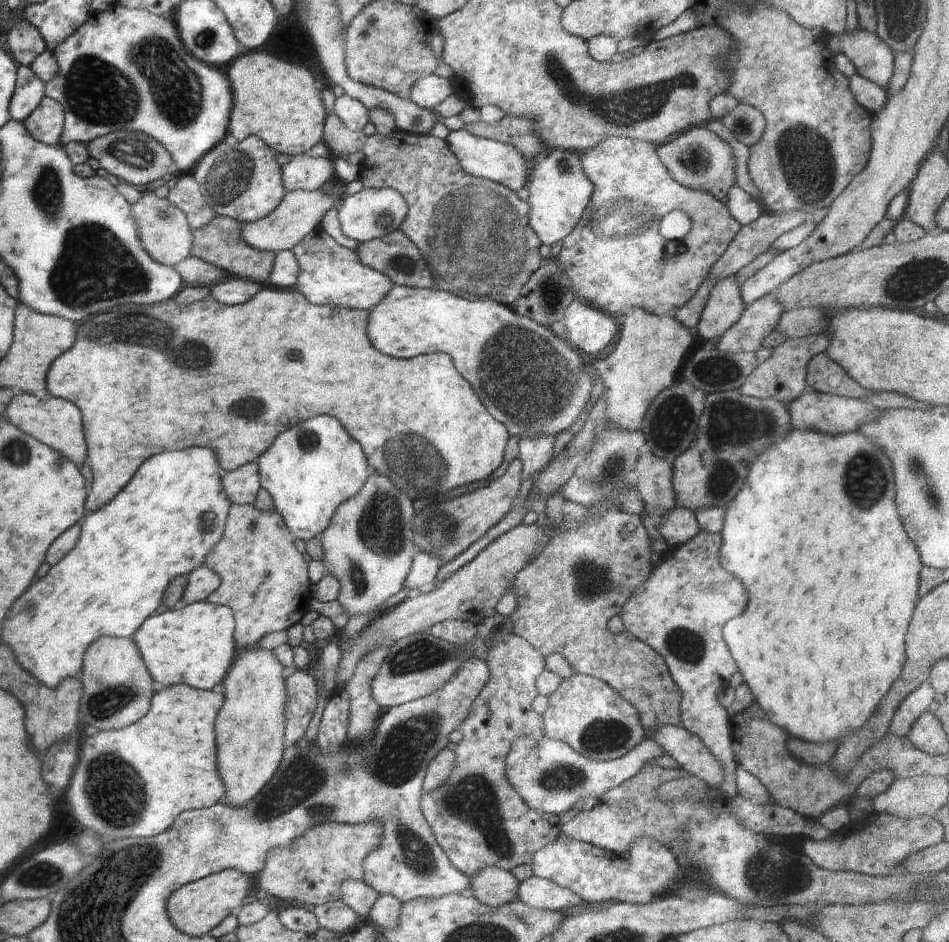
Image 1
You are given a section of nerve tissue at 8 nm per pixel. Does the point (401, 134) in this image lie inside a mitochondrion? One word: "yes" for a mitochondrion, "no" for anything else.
no

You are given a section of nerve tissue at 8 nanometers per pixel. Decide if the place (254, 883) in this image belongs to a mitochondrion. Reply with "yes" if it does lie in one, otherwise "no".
no

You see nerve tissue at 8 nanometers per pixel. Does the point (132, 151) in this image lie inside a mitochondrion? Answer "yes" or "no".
yes

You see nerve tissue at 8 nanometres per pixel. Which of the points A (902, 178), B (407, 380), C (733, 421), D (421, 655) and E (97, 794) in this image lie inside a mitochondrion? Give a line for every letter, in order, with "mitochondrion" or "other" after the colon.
A: other
B: other
C: mitochondrion
D: mitochondrion
E: mitochondrion

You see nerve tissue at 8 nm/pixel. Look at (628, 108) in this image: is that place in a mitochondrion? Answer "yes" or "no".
yes

